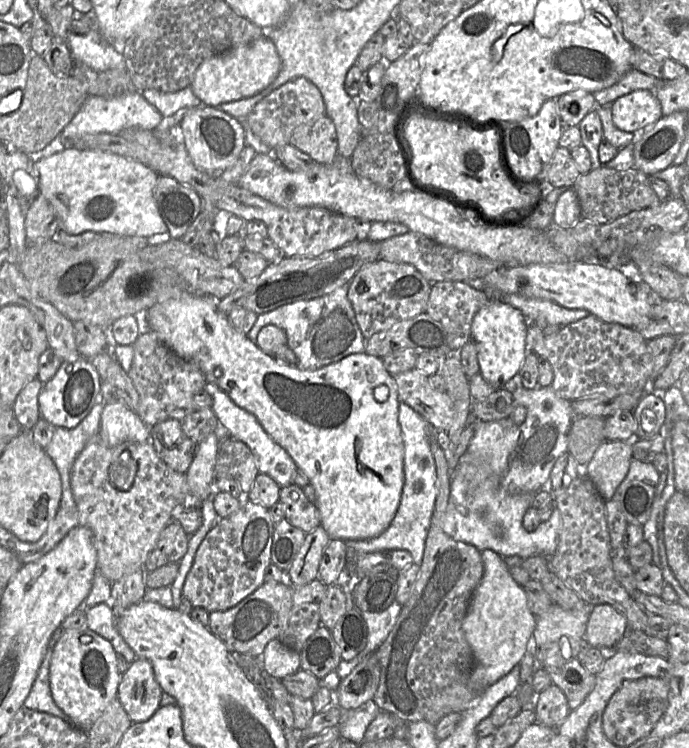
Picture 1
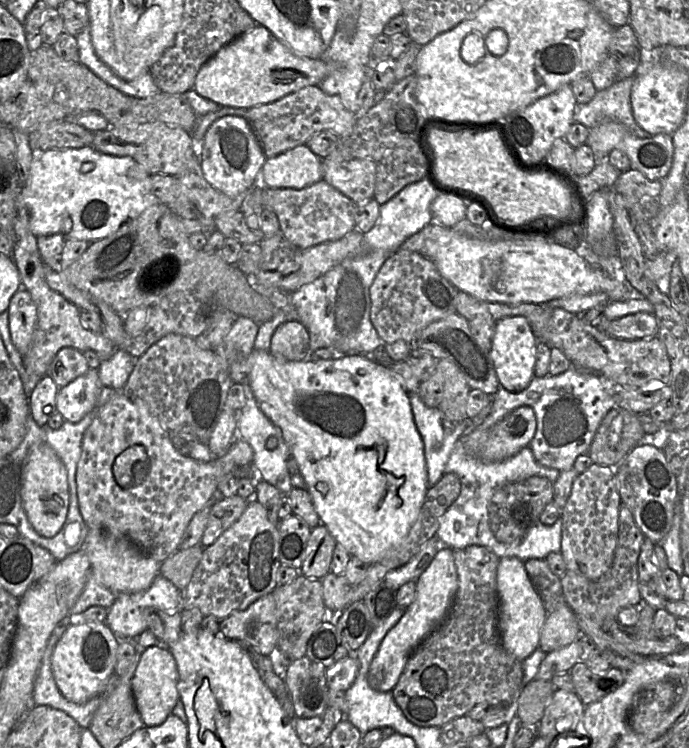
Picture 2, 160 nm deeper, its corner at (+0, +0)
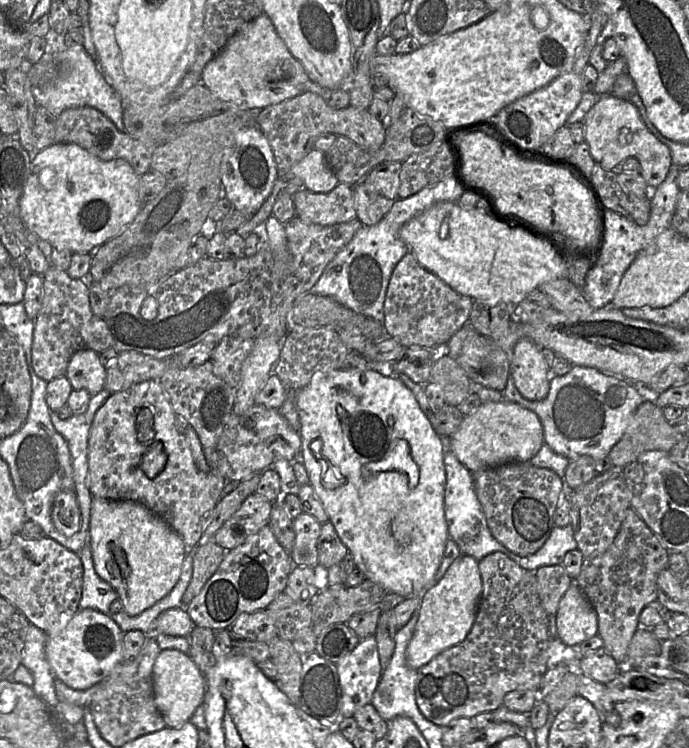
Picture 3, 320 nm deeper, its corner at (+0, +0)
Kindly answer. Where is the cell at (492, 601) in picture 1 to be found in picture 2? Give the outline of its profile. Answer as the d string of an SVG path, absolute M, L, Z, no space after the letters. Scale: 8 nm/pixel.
M500 558L497 568L497 592L501 644L509 654L523 661L539 647L541 630L548 615L543 599L528 576L524 561L518 558Z

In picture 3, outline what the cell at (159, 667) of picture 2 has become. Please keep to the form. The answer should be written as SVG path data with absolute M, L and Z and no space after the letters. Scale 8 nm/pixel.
M161 650L153 666L155 705L167 727L181 727L190 721L195 710L203 704L206 679L191 657L179 650Z

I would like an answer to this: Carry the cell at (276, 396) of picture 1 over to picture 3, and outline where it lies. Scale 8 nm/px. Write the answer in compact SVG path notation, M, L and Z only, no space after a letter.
M343 368L343 369L335 370L332 372L316 373L314 374L310 383L307 386L301 388L298 391L289 391L289 392L295 392L296 394L296 408L297 408L299 421L300 421L299 434L301 437L300 459L306 468L306 471L309 477L309 484L313 487L317 498L322 503L329 517L329 521L333 524L339 538L341 539L343 544L348 548L349 552L353 556L355 565L364 573L367 579L379 585L384 590L384 592L396 593L404 598L421 597L429 588L431 588L436 583L435 576L440 567L441 561L443 559L446 542L449 539L449 535L448 535L448 528L447 528L447 523L445 520L445 513L444 513L444 492L445 492L445 484L446 484L444 456L446 452L444 451L441 436L433 428L426 414L421 409L414 394L408 387L406 387L398 379L398 377L388 374L386 370L379 370L376 368L369 368L366 370L360 370L357 368Z

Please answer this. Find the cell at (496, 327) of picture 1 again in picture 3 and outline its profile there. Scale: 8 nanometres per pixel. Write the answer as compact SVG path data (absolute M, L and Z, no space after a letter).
M529 338L518 340L510 352L510 376L528 400L540 401L549 393L551 372L538 345Z

